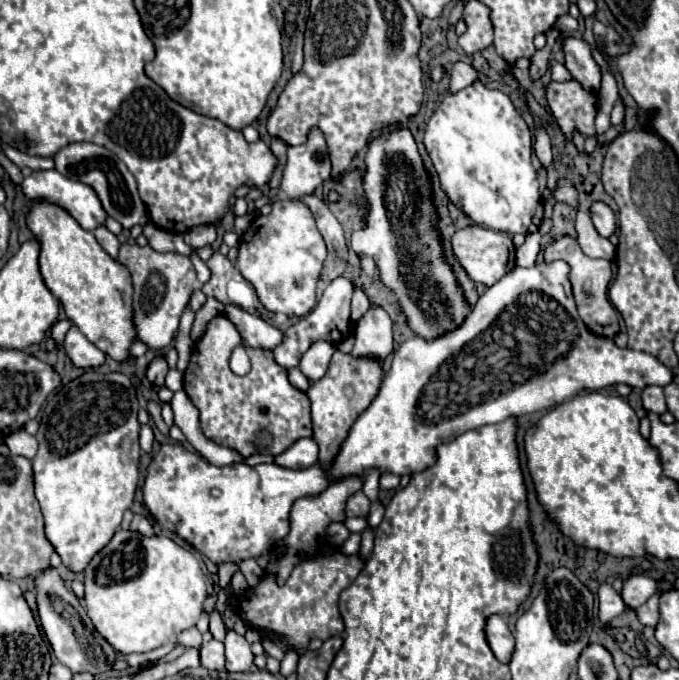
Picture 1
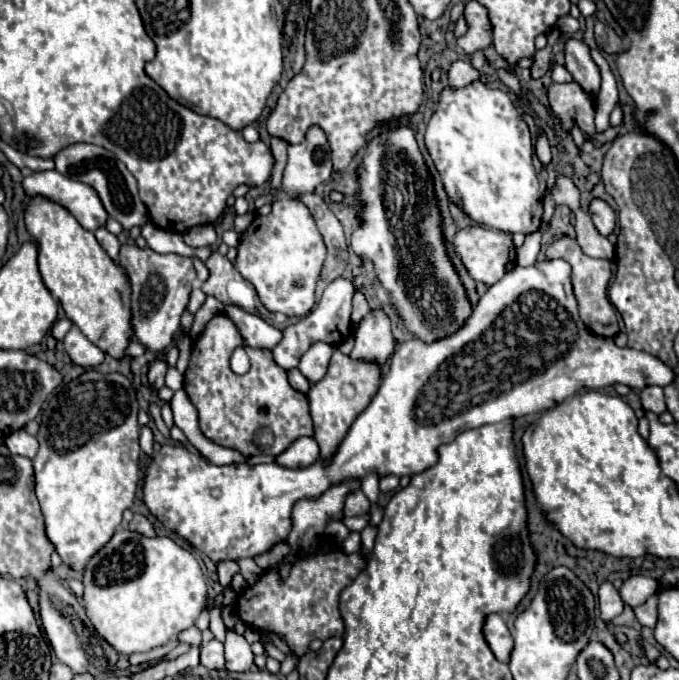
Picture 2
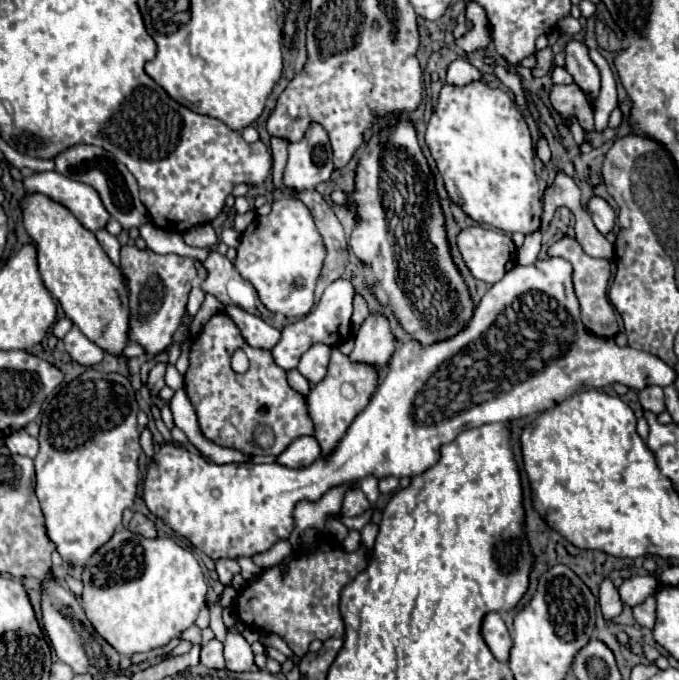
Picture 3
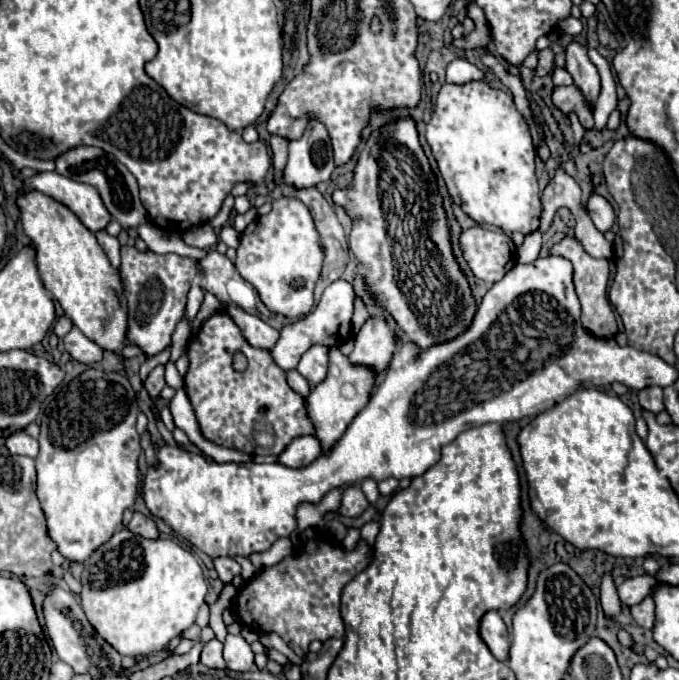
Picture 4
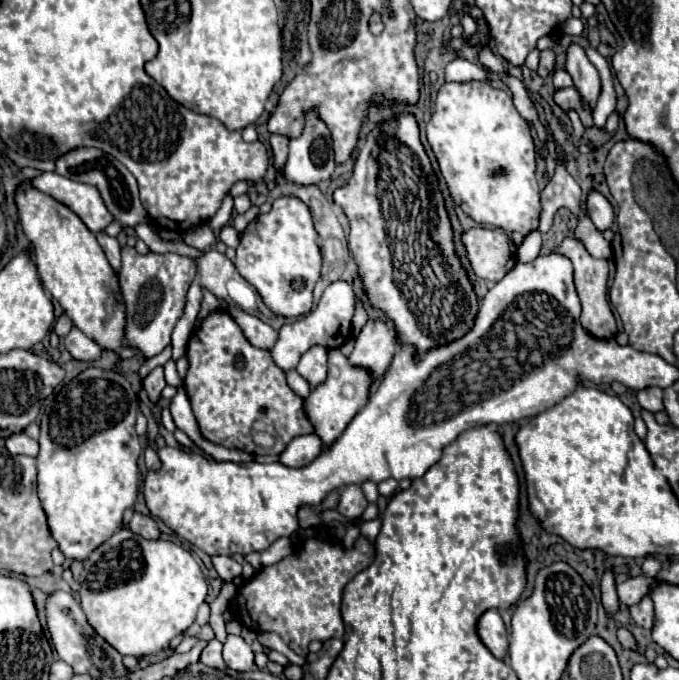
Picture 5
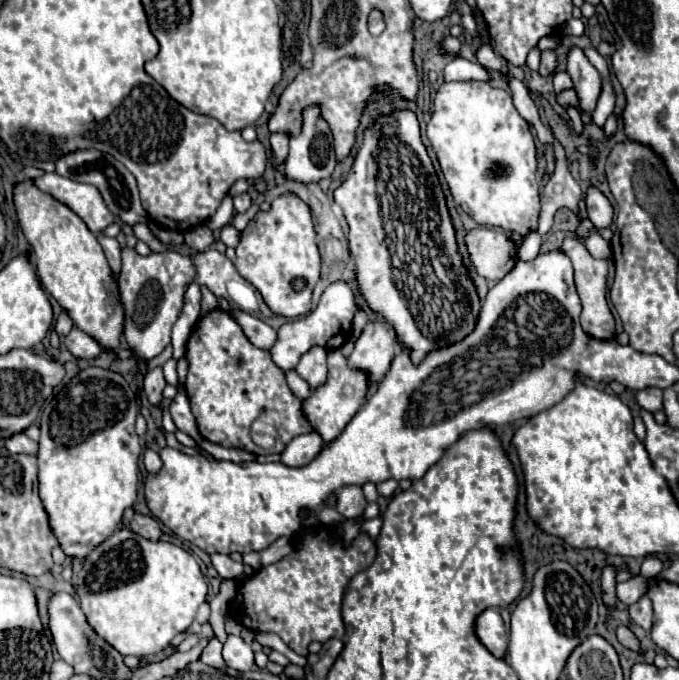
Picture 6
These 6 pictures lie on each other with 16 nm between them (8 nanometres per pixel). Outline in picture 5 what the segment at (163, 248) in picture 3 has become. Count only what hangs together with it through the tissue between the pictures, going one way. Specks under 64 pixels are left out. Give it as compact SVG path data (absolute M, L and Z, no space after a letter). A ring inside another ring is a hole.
M138 224L134 228L134 232L136 232L136 238L144 240L148 244L148 248L154 250L154 252L180 252L180 254L190 256L190 258L196 258L196 256L202 254L200 250L186 246L184 242L178 244L178 242L164 242L164 240L160 240L160 236L148 224Z

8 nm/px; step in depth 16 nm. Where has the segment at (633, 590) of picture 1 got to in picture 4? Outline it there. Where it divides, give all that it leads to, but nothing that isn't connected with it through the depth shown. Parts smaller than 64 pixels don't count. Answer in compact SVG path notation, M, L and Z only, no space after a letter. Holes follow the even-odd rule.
M634 576L634 578L628 578L628 580L624 580L618 586L620 602L626 604L626 606L634 606L640 600L644 600L644 596L648 596L656 584L658 584L658 580L652 578L652 576Z

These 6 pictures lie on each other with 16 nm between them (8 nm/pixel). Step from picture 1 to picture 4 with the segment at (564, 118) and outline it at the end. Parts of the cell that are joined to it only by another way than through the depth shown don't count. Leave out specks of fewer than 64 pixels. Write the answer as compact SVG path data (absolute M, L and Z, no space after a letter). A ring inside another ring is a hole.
M562 86L562 88L554 88L552 94L552 102L554 106L558 106L564 114L576 112L582 126L584 128L592 128L594 120L592 120L592 110L586 106L580 90L576 86Z

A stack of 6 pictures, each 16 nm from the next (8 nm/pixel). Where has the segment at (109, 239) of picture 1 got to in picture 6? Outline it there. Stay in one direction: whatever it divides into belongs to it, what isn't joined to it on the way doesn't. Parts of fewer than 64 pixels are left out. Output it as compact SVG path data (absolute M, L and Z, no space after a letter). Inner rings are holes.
M104 234L98 236L102 248L104 248L104 254L106 254L106 260L112 268L112 278L118 282L118 276L120 276L120 246L118 246L118 240L116 238L108 238Z

